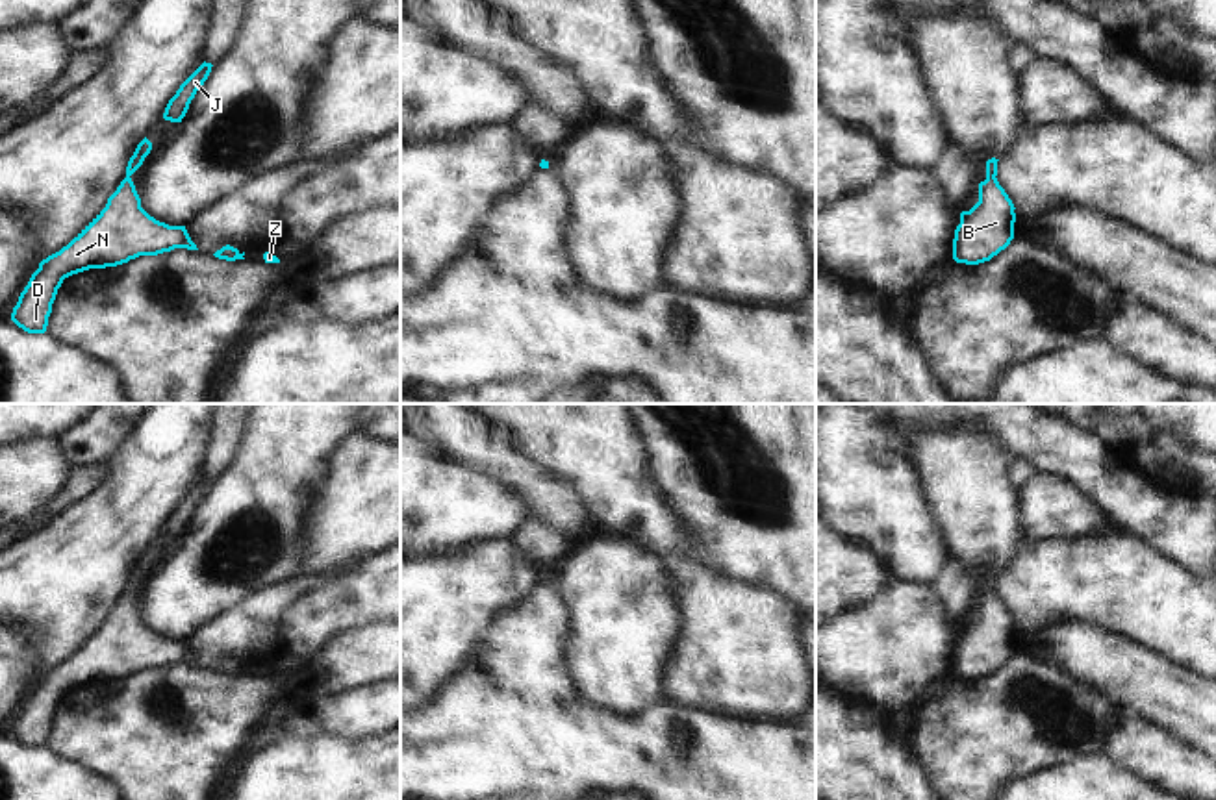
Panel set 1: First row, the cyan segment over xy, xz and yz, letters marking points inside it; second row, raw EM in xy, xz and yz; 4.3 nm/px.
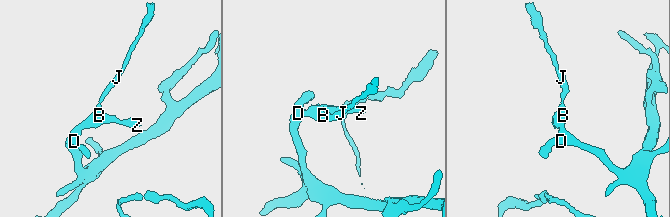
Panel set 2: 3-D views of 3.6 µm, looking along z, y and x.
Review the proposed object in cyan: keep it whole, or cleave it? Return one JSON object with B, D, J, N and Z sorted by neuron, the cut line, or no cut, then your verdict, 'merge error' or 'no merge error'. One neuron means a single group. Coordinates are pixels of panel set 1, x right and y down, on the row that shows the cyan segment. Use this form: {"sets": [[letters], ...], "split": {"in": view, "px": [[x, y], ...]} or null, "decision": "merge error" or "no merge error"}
{"sets": [["B", "D", "J", "N", "Z"]], "split": null, "decision": "no merge error"}

